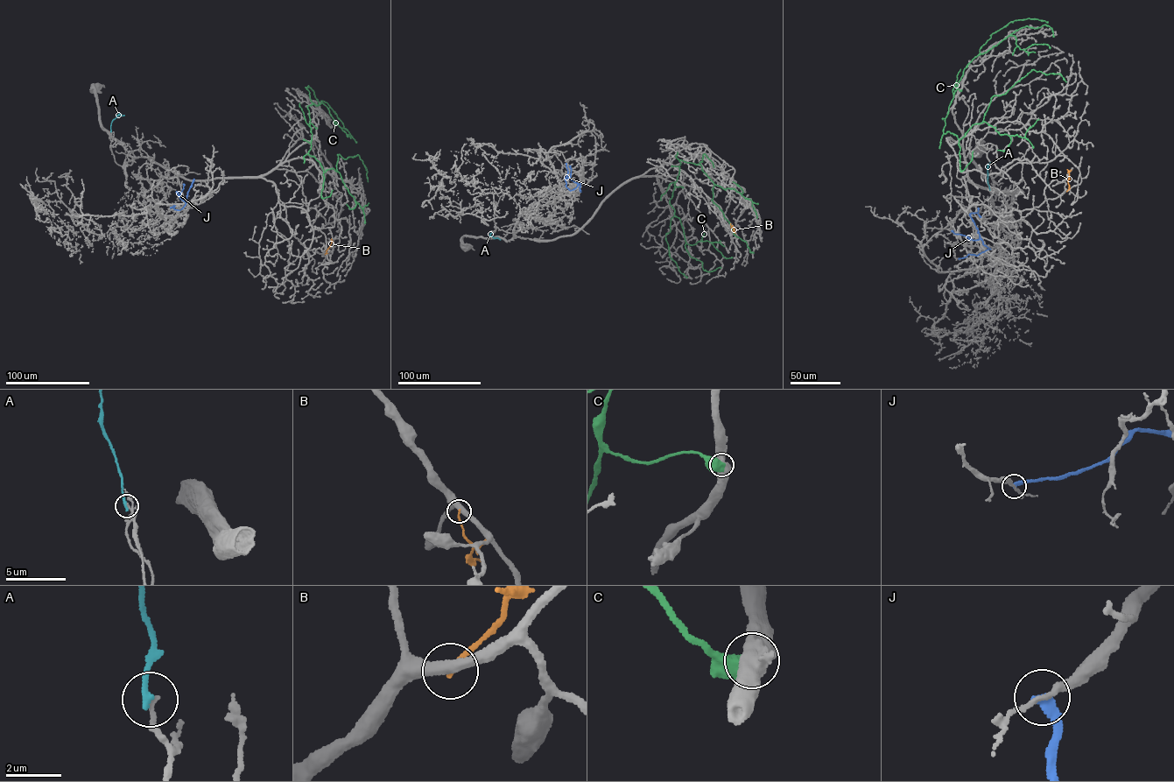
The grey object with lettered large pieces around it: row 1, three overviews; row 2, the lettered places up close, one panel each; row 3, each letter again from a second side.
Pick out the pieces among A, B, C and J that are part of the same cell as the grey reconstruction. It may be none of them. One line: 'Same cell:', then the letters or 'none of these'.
Same cell: none of these

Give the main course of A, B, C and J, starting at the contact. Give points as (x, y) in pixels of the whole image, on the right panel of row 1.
A: (989, 189), (987, 168), (990, 162)
B: (1066, 191), (1067, 169)
C: (961, 89), (954, 93), (943, 129), (959, 139), (982, 122), (993, 96), (1032, 70), (1060, 73), (1066, 81)
J: (958, 258), (990, 250), (984, 245), (970, 215), (977, 213), (978, 207)

